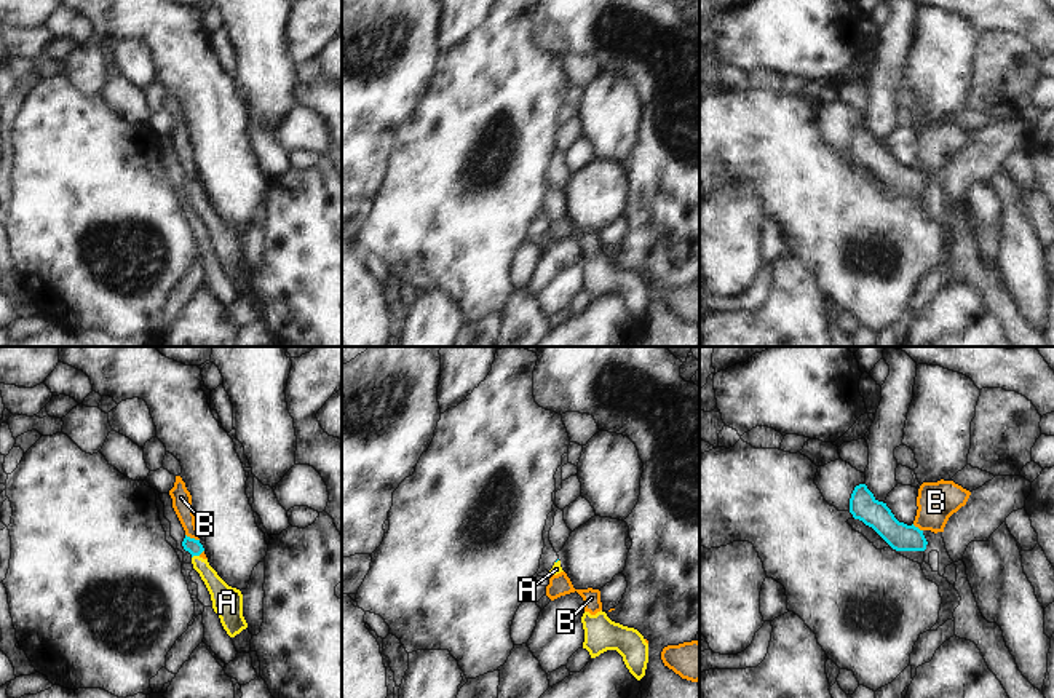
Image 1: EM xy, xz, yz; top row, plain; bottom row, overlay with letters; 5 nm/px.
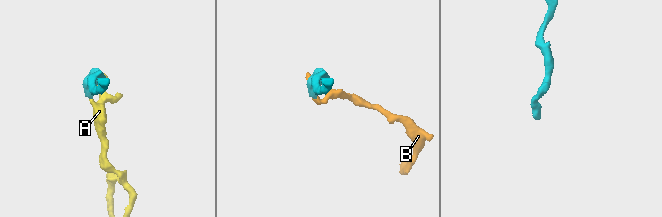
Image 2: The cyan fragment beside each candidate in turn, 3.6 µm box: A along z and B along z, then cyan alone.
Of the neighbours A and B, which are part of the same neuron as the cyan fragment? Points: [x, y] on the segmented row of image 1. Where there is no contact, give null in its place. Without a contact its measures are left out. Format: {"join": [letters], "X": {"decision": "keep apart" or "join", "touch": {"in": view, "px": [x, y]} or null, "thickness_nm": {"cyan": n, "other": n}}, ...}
{"join": ["A"], "A": {"decision": "join", "touch": {"in": "xy", "px": [195, 555]}, "thickness_nm": {"cyan": 80, "other": 120}}, "B": {"decision": "keep apart", "touch": {"in": "xy", "px": [192, 539]}, "thickness_nm": {"cyan": 80, "other": 100}}}

